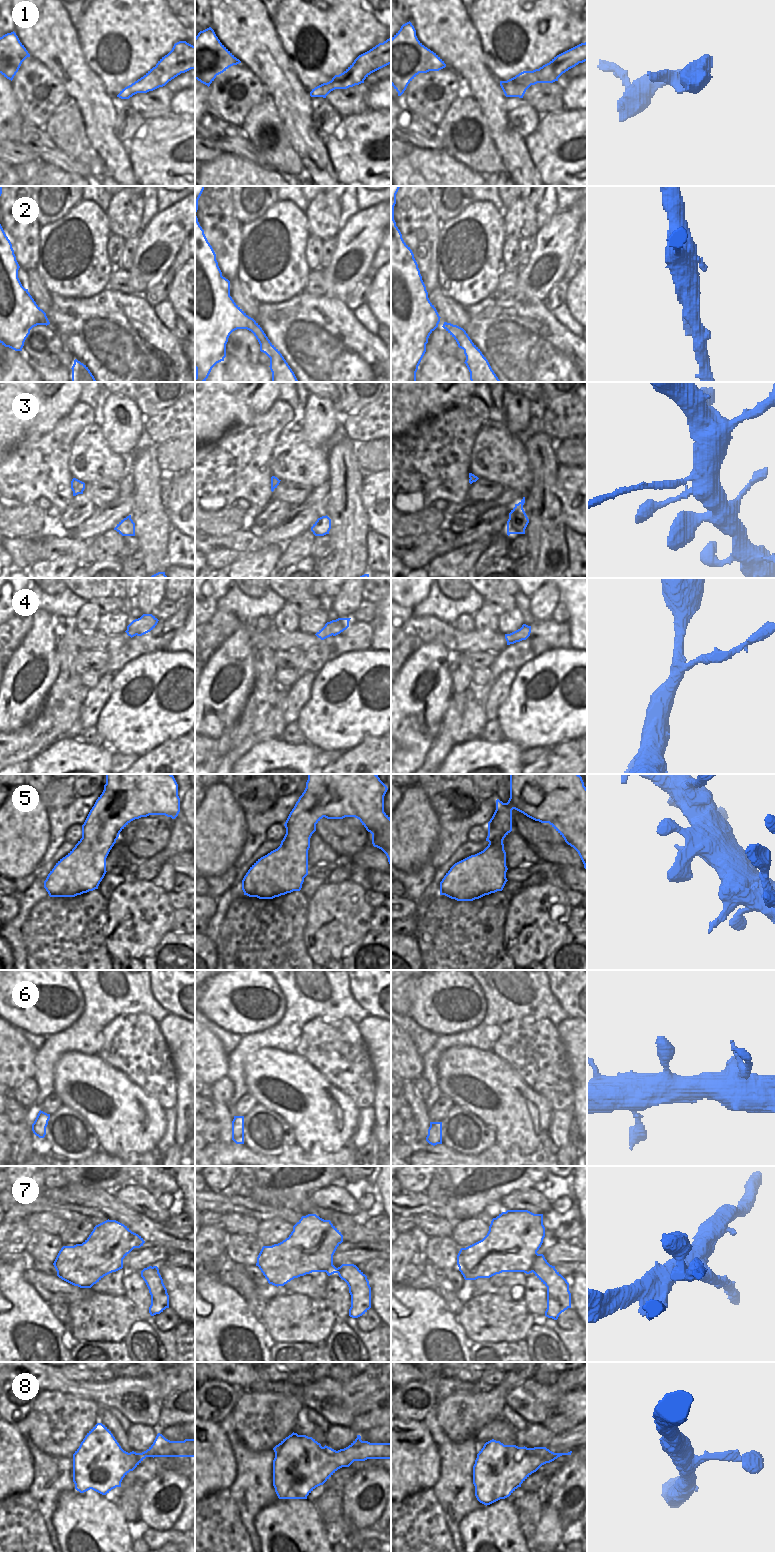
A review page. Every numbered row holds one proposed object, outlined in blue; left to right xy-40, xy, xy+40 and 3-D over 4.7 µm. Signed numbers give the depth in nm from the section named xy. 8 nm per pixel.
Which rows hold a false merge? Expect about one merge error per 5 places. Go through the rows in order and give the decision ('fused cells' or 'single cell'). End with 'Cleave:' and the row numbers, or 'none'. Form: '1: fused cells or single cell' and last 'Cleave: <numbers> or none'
1: single cell
2: single cell
3: fused cells
4: fused cells
5: single cell
6: single cell
7: fused cells
8: single cell
Cleave: 3, 4, 7

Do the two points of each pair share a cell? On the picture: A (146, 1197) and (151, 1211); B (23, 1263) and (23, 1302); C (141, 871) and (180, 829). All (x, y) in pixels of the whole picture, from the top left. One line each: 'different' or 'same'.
A: same
B: same
C: same

